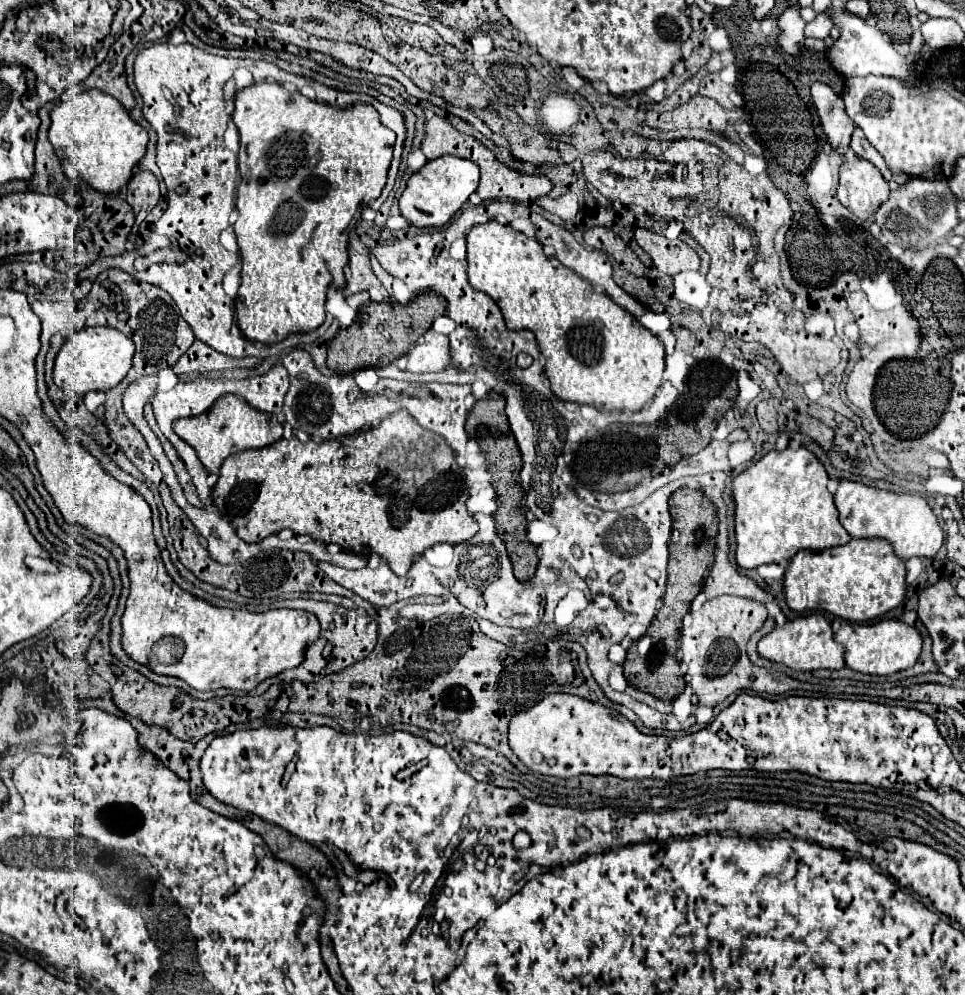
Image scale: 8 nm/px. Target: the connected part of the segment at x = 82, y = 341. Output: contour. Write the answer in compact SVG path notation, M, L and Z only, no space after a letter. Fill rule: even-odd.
M86 327L68 337L54 365L54 383L68 395L84 395L88 391L108 391L116 387L132 367L134 343L114 327Z

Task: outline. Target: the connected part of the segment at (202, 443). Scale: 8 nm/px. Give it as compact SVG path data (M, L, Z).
M222 395L208 411L196 417L174 421L174 433L180 439L184 439L188 445L192 445L202 465L206 467L206 471L216 475L220 473L220 465L228 455L244 451L244 449L266 447L274 443L276 439L280 439L282 431L284 431L284 425L272 413L262 413L250 407L238 395Z

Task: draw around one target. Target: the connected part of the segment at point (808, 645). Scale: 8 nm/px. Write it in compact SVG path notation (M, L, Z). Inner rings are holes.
M814 613L806 617L796 617L786 621L782 627L776 627L768 635L764 635L758 643L758 651L762 657L788 665L796 671L812 671L812 669L842 669L844 667L844 647L834 641L834 633L824 615Z

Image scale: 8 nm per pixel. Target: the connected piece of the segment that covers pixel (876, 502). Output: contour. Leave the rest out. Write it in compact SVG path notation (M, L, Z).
M842 479L838 485L838 491L834 495L840 521L844 529L854 539L864 537L882 537L894 545L894 551L906 561L914 555L918 557L934 557L938 549L942 547L944 533L938 525L938 519L934 511L930 509L928 501L920 495L912 493L890 493L880 491L870 485L862 485L856 481Z

